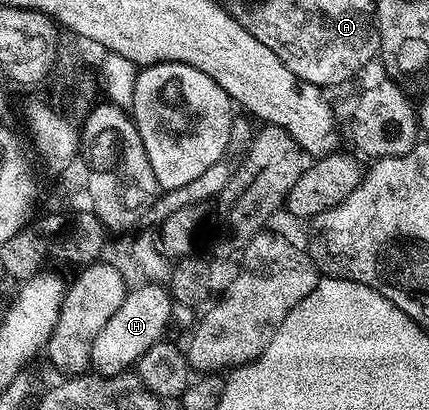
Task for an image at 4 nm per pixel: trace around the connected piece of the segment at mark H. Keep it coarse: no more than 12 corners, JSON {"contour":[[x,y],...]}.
{"contour":[[157,282],[130,287],[91,346],[101,377],[162,343],[174,307]]}

